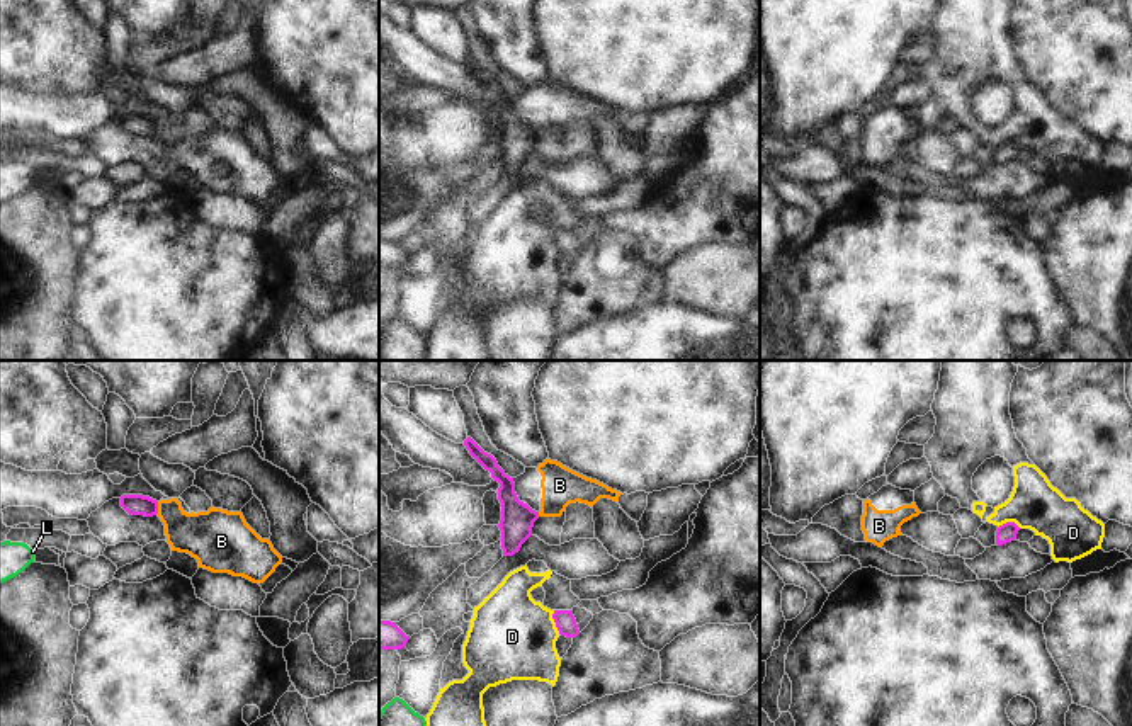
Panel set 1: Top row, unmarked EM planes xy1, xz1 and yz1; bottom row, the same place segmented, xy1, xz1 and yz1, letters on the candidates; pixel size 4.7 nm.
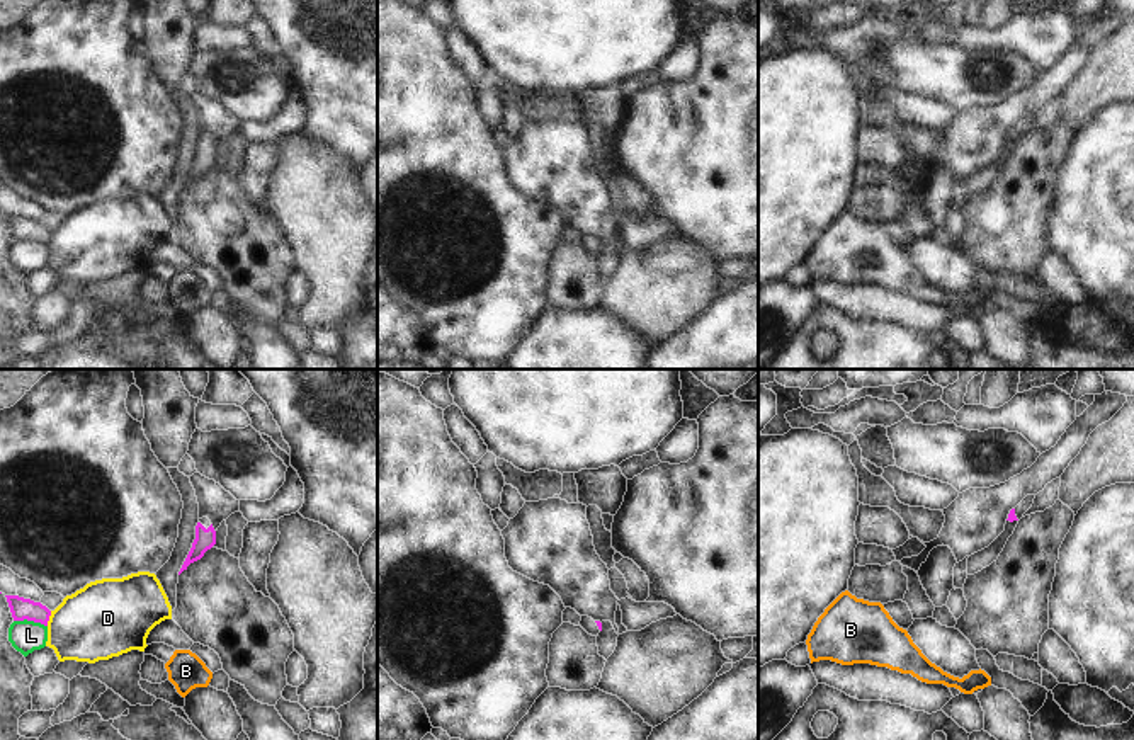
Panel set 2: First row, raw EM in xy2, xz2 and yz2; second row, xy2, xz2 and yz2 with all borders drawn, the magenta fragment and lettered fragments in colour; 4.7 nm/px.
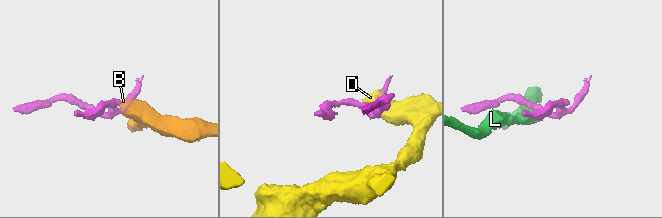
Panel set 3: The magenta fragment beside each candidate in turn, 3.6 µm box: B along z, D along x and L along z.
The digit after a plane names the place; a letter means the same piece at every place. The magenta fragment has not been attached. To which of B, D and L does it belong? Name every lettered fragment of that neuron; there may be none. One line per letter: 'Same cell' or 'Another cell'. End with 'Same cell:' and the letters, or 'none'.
B: Another cell
D: Another cell
L: Another cell
Same cell: none.

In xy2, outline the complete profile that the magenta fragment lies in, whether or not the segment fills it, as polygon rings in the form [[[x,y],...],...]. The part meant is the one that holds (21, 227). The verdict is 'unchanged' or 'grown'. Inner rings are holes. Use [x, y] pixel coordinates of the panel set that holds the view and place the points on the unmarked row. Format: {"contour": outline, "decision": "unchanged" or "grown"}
{"contour": [[[5,214],[5,216],[14,240],[27,238],[48,245],[51,230],[46,225],[19,214]]], "decision": "unchanged"}

